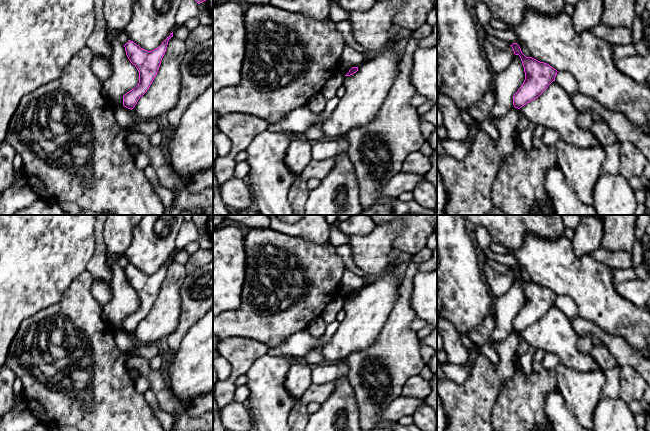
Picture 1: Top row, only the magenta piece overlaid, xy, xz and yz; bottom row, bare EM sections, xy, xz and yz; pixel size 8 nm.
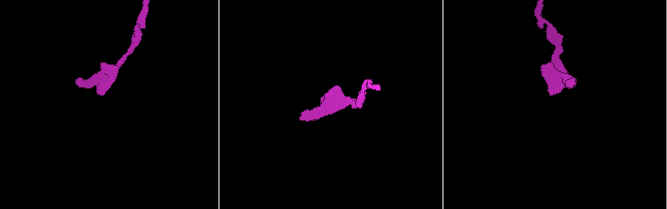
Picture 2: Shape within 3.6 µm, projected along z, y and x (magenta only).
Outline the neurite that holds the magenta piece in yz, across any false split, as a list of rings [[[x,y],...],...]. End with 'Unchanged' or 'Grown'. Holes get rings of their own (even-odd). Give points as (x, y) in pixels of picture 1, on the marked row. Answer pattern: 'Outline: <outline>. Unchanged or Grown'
Outline: [[[517,43],[510,46],[520,56],[525,72],[525,80],[513,96],[514,107],[520,109],[538,98],[555,81],[558,71],[547,63],[526,57]]]. Unchanged

